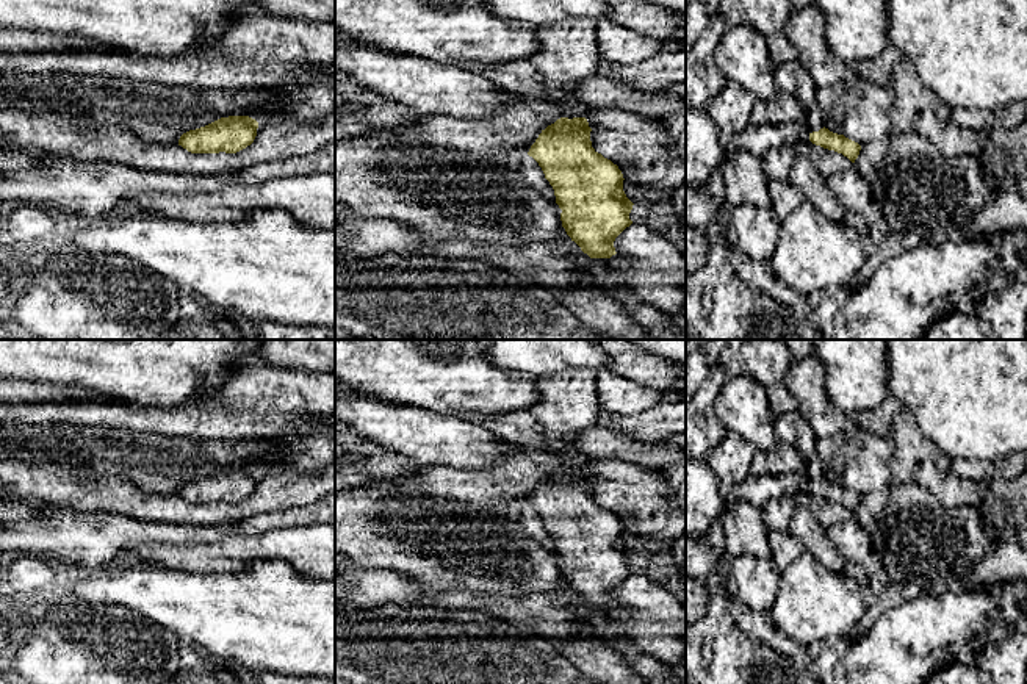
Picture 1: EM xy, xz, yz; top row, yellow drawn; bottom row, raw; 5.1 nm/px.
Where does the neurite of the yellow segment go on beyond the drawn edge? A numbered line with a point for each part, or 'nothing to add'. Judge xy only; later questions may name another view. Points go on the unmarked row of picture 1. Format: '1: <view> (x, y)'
nothing to add

